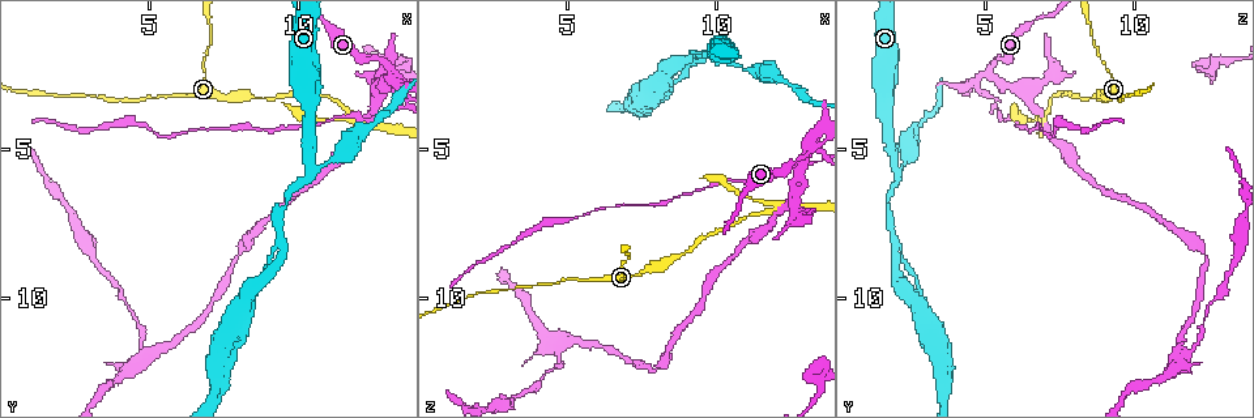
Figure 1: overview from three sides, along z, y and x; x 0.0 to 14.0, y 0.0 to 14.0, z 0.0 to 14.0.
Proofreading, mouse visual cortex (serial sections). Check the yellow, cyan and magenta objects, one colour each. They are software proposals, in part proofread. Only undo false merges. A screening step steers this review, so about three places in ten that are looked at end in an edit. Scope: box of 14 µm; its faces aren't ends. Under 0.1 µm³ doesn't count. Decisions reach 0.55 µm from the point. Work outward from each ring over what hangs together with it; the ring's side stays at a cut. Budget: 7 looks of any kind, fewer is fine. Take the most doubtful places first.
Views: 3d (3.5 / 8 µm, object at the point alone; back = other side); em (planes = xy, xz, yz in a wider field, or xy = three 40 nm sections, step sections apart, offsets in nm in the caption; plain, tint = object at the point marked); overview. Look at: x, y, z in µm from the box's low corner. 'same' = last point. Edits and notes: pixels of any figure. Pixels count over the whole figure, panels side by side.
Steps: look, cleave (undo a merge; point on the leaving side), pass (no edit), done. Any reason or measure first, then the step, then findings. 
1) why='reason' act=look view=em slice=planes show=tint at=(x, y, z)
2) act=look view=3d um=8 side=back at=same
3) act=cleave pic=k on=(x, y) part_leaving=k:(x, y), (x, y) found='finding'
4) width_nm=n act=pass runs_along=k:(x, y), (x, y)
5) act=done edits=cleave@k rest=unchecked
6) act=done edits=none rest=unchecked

act=look view=3d um=3.5 at=(10.4, 5.8, 2.0)

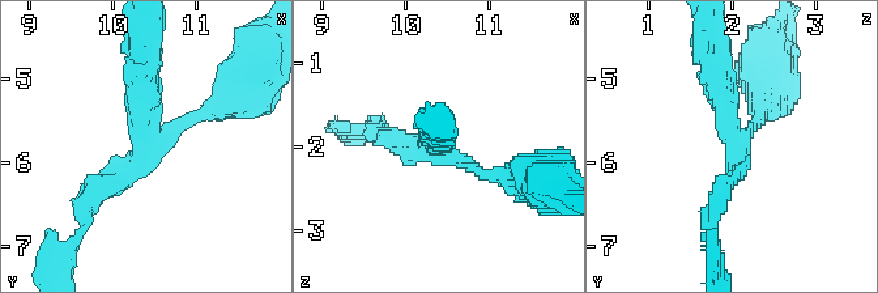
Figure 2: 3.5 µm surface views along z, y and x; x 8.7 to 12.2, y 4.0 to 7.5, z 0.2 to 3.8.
act=look view=em slice=xy step=1 show=tint at=(10.40, 5.75, 2.10)

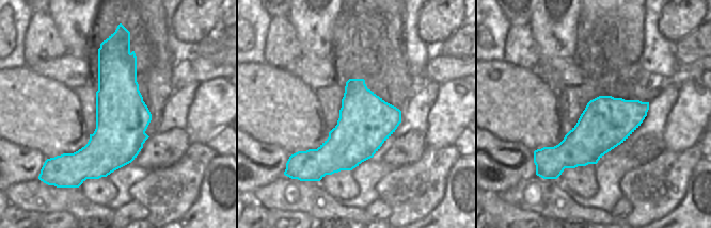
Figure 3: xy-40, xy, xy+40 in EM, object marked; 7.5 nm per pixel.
arm_widths_nm=150,200,350 act=pass runs_along=3:(111, 47), (111, 144), (81, 177) found='one cell here'

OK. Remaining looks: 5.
why='three arms meet' act=look view=3d um=3.5 at=(11.9, 4.1, 6.9)

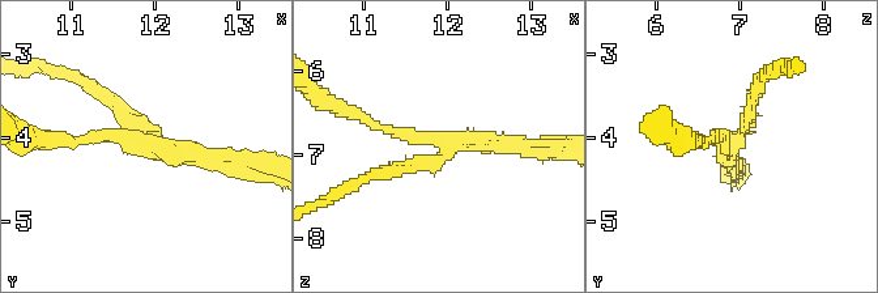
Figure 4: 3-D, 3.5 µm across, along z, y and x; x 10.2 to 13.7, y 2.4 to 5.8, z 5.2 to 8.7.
act=look view=em slice=xy step=2 show=tint at=(11.95, 4.00, 6.90)

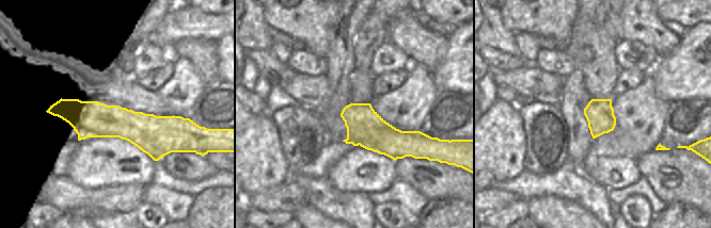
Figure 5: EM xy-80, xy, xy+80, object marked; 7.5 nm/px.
arms=3 act=cleave pic=4 on=(107, 135) part_leaving=4:(152, 139), (35, 139) found='a second cell is stuck on'

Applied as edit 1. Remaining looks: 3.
why='redraw' act=look view=overview

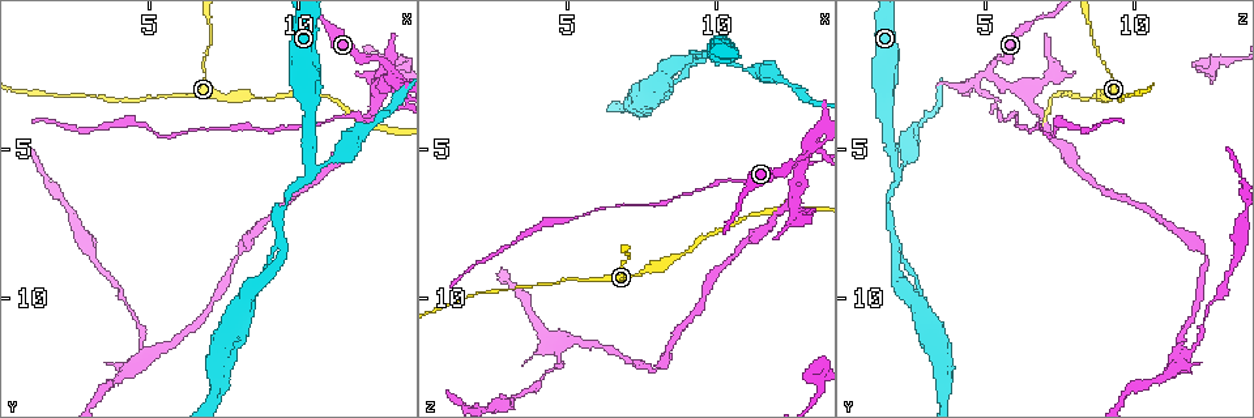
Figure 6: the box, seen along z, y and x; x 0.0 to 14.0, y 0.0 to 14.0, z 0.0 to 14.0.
act=look view=em slice=planes show=tint at=(3.0, 3.3, 9.7)

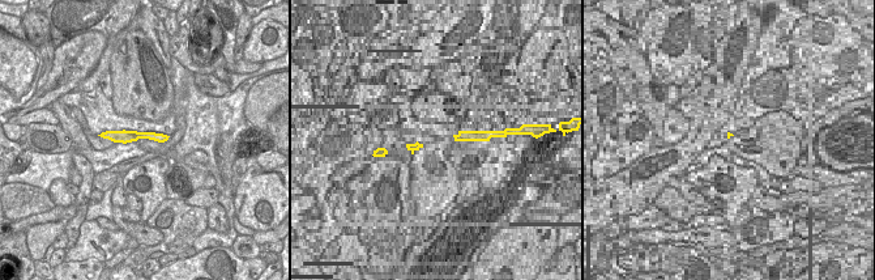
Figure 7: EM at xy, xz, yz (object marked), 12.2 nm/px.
why='wider look' act=look view=3d um=3.5 at=same

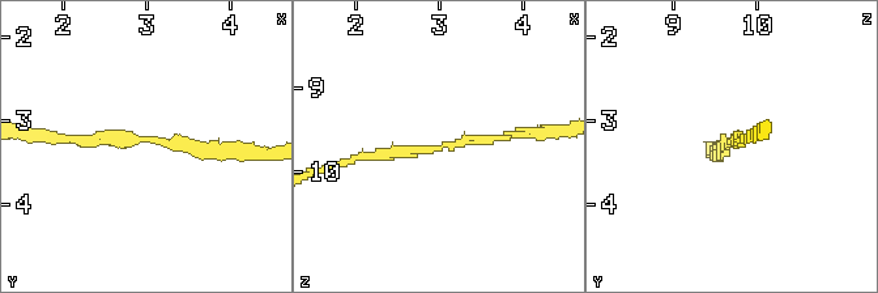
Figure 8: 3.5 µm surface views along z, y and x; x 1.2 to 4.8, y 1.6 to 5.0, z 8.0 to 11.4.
arm_widths_nm=100,150 act=pass runs_along=7:(106, 135), (152, 135), (163, 138) found='one cell here'

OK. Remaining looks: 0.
act=done edits=cleave@4 rest=unchecked

